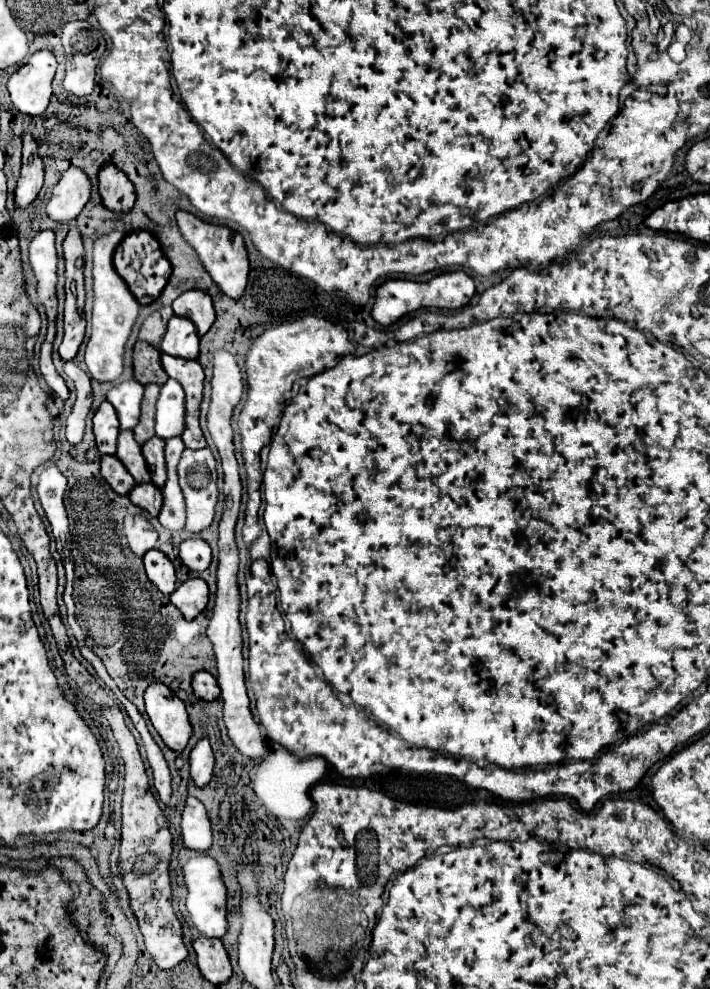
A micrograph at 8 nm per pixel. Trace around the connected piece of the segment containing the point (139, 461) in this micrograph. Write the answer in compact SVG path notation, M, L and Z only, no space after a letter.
M120 430L116 456L120 458L120 462L126 466L126 470L132 474L132 478L134 478L138 484L140 484L140 482L150 482L148 466L146 466L146 462L144 462L140 444L134 440L132 430Z

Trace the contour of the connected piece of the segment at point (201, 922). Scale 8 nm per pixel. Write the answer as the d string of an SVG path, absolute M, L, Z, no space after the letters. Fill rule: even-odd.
M204 854L194 856L184 864L182 872L184 872L184 884L188 888L186 910L196 926L196 930L208 938L222 938L228 928L228 924L226 924L226 886L222 882L216 860L210 856L204 856Z

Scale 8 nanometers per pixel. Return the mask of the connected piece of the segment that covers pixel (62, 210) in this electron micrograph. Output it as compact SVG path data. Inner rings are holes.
M70 168L62 174L60 182L54 186L52 198L46 204L46 214L50 220L70 222L80 214L88 198L90 198L88 176L78 168Z

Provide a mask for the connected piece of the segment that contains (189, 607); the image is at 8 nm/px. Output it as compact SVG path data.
M190 578L170 594L170 602L184 614L186 620L192 620L206 608L208 584L202 578Z

